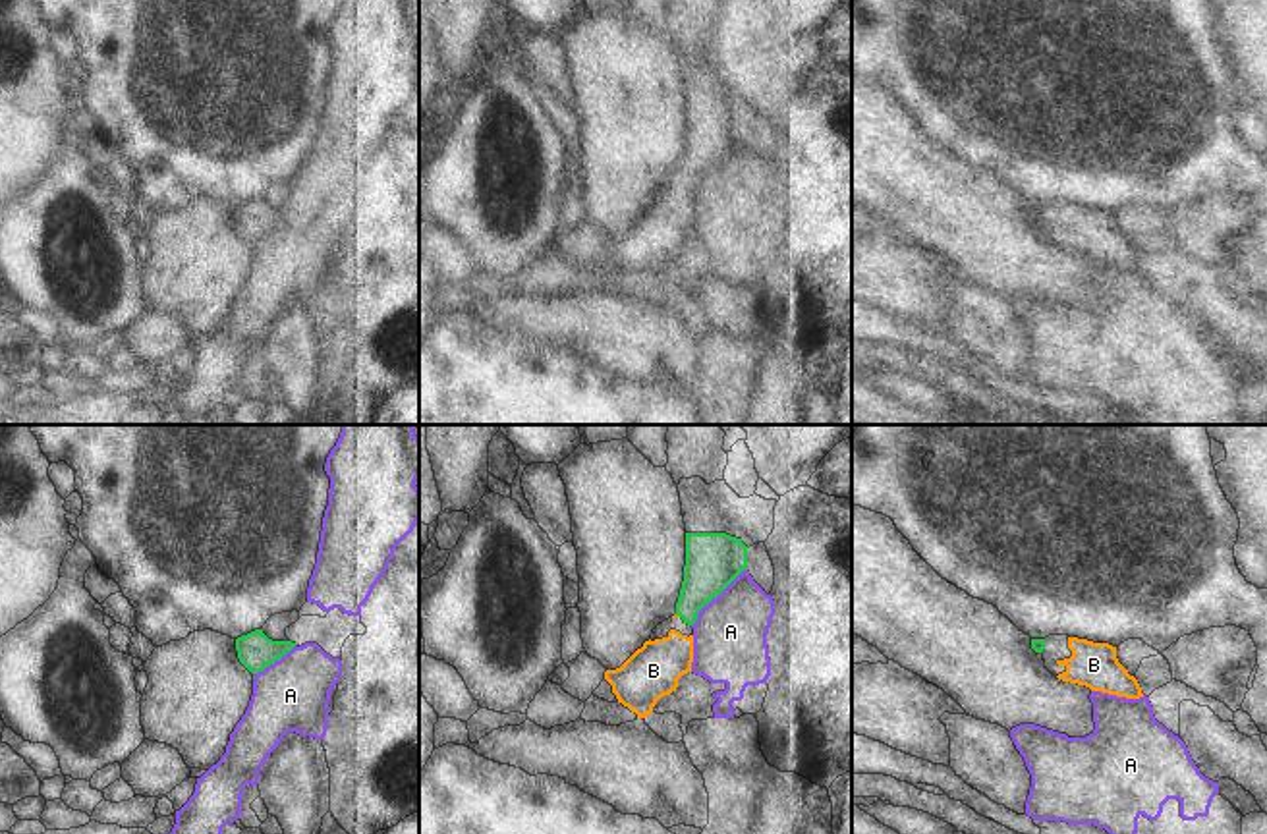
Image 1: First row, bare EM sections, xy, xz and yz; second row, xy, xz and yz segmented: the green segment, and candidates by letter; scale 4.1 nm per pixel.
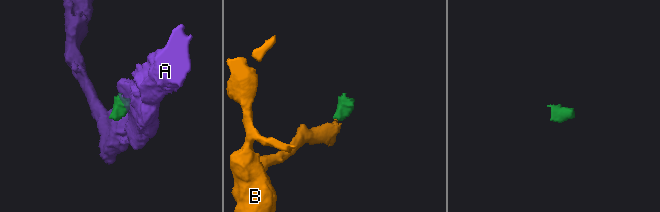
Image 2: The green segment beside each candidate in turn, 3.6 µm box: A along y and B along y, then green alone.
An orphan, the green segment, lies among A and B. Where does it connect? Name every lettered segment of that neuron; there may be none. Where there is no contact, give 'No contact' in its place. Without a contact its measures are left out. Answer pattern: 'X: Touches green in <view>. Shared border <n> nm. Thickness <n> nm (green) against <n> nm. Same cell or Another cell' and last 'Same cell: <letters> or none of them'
A: Touches green in xz. Shared border 340 nm. Thickness 240 nm (green) against 300 nm. Another cell
B: Touches green in xz. Shared border 30 nm. Thickness 220 nm (green) against 20 nm. Same cell
Same cell: B.

